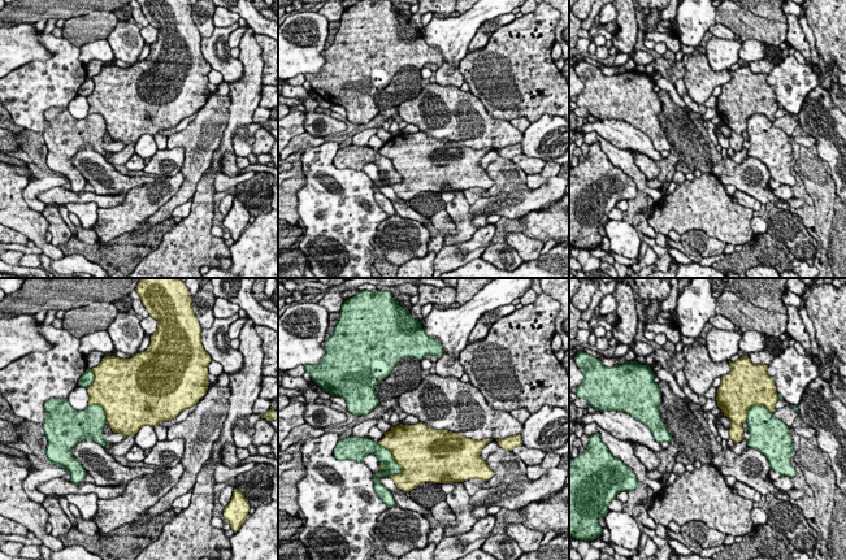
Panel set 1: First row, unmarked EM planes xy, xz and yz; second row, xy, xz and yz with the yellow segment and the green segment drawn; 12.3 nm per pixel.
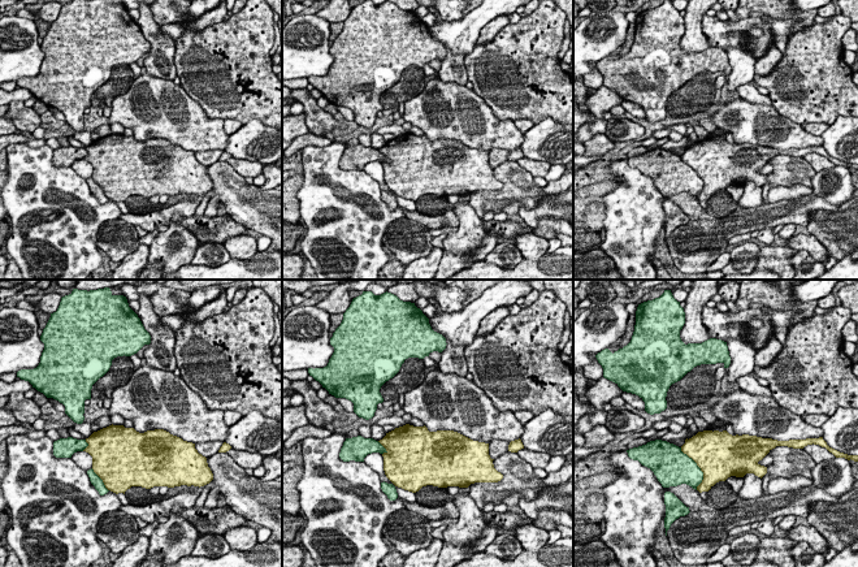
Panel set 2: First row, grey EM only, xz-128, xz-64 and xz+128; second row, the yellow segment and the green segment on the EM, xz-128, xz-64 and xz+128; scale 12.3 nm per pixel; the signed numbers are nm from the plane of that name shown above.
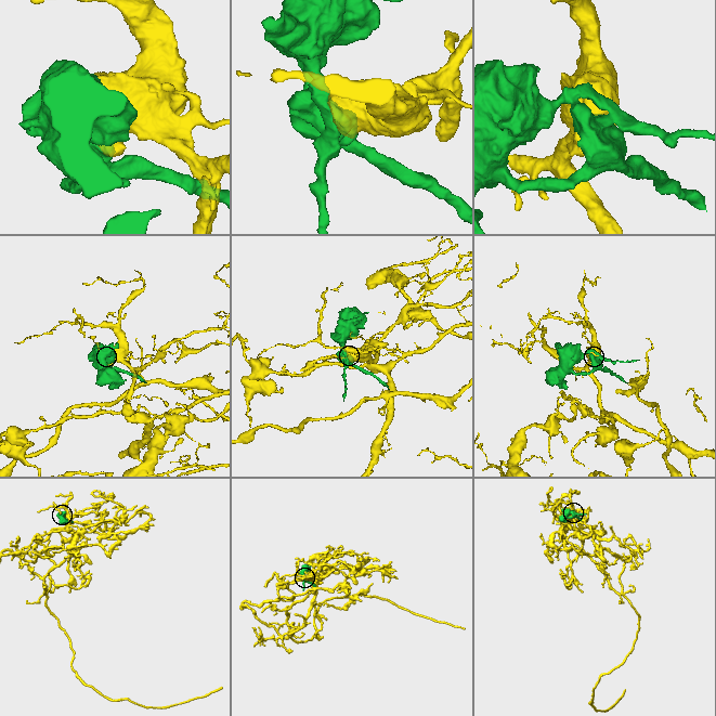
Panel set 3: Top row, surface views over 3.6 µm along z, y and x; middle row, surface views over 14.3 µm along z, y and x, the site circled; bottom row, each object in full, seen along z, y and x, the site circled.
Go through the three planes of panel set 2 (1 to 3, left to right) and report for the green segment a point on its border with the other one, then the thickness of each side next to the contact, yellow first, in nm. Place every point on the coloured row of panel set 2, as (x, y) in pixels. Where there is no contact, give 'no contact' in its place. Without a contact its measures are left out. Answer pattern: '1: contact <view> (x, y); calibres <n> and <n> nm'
1: contact xz-128 (102, 479); calibres 500 and 140 nm
2: contact xz-64 (384, 446); calibres 440 and 220 nm
3: contact xz+128 (700, 467); calibres 500 and 360 nm

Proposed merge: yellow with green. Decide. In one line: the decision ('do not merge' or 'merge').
merge

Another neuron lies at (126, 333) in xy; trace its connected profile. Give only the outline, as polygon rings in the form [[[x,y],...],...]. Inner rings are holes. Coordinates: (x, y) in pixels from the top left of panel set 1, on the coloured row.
[[[118,312],[107,331],[110,335],[114,351],[127,355],[136,355],[146,335],[140,320],[133,312]]]

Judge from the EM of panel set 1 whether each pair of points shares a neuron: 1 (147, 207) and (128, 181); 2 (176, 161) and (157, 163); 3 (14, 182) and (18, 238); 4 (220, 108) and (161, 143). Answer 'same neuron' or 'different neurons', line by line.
1: different neurons
2: same neuron
3: different neurons
4: different neurons

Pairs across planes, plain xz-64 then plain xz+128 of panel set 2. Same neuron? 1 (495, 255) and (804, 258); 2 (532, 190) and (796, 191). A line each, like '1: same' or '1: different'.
1: same
2: different

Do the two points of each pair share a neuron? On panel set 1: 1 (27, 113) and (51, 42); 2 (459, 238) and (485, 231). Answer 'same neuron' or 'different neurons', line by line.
1: same neuron
2: different neurons

